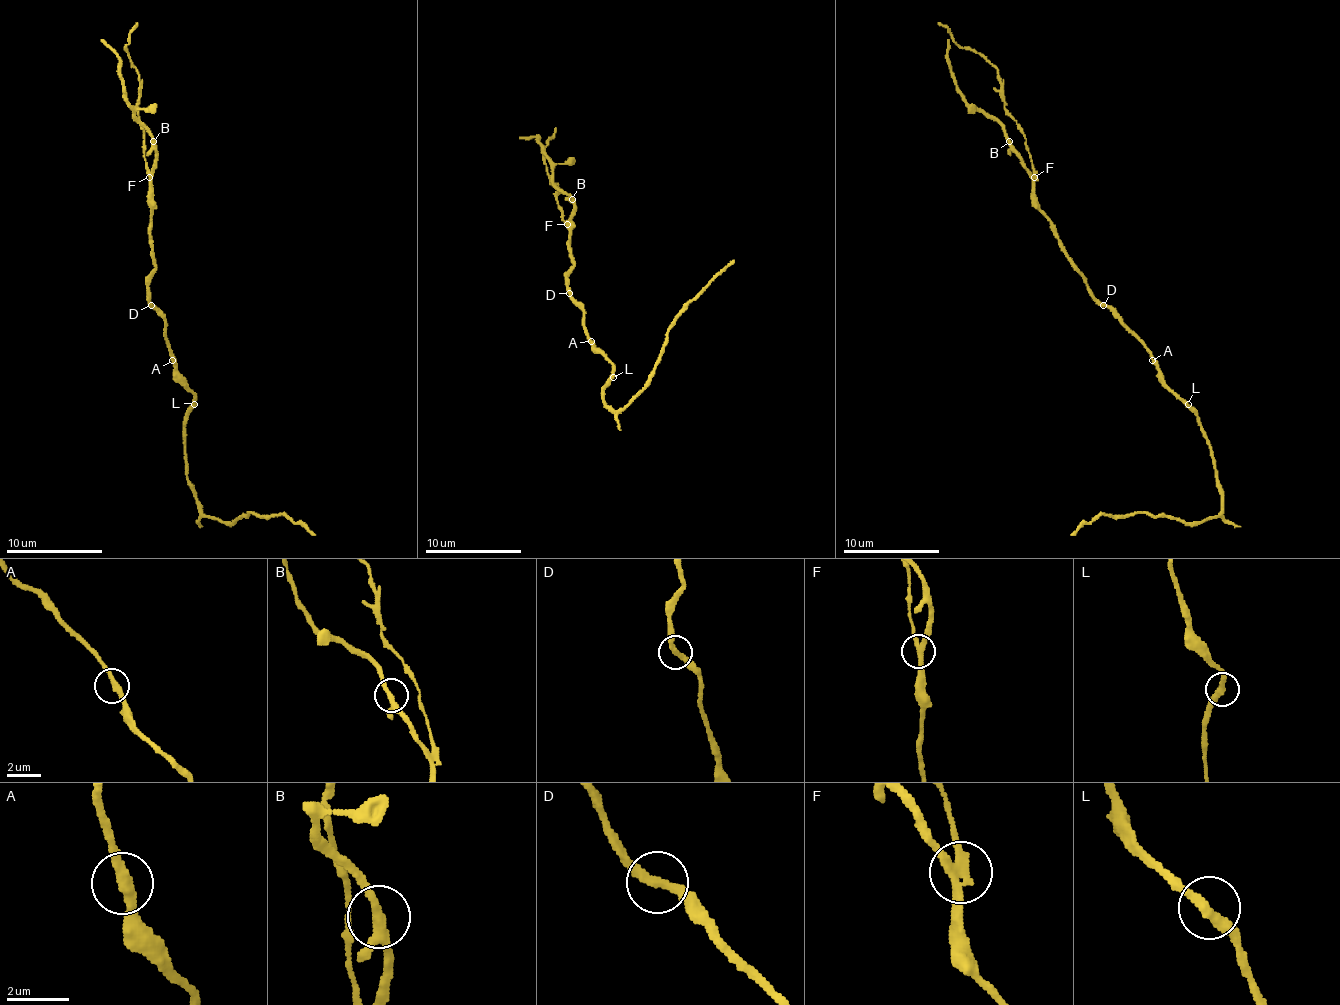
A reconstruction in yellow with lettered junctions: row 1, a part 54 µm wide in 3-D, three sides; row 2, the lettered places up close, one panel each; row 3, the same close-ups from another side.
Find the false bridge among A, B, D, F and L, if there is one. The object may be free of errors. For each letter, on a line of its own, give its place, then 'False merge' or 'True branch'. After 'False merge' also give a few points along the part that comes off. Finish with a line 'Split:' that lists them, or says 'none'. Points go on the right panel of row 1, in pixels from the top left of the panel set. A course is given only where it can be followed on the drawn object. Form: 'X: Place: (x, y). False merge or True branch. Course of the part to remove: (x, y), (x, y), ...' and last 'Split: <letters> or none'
A: Place: (1152, 360). True branch
B: Place: (1009, 141). True branch
D: Place: (1103, 305). True branch
F: Place: (1034, 177). False merge. Course of the part to remove: (1034, 177), (1026, 139), (1017, 119), (1005, 107), (997, 71), (985, 59), (961, 47), (937, 23)
L: Place: (1188, 404). True branch
Split: F

